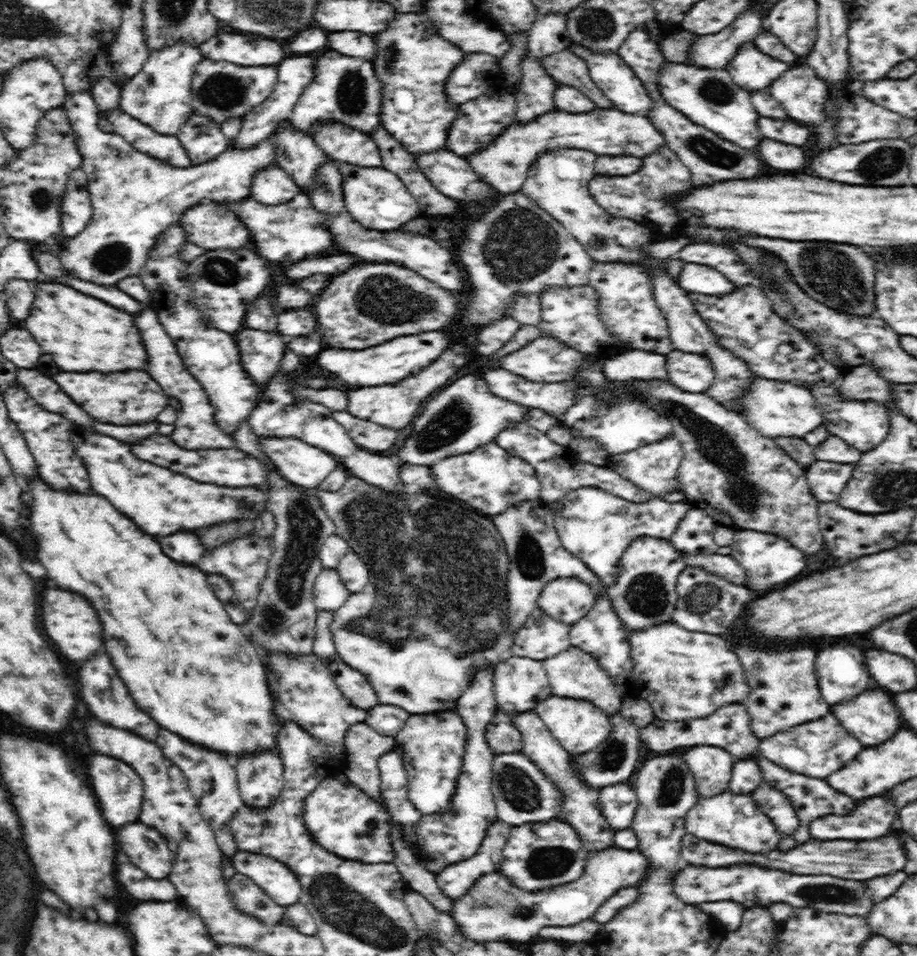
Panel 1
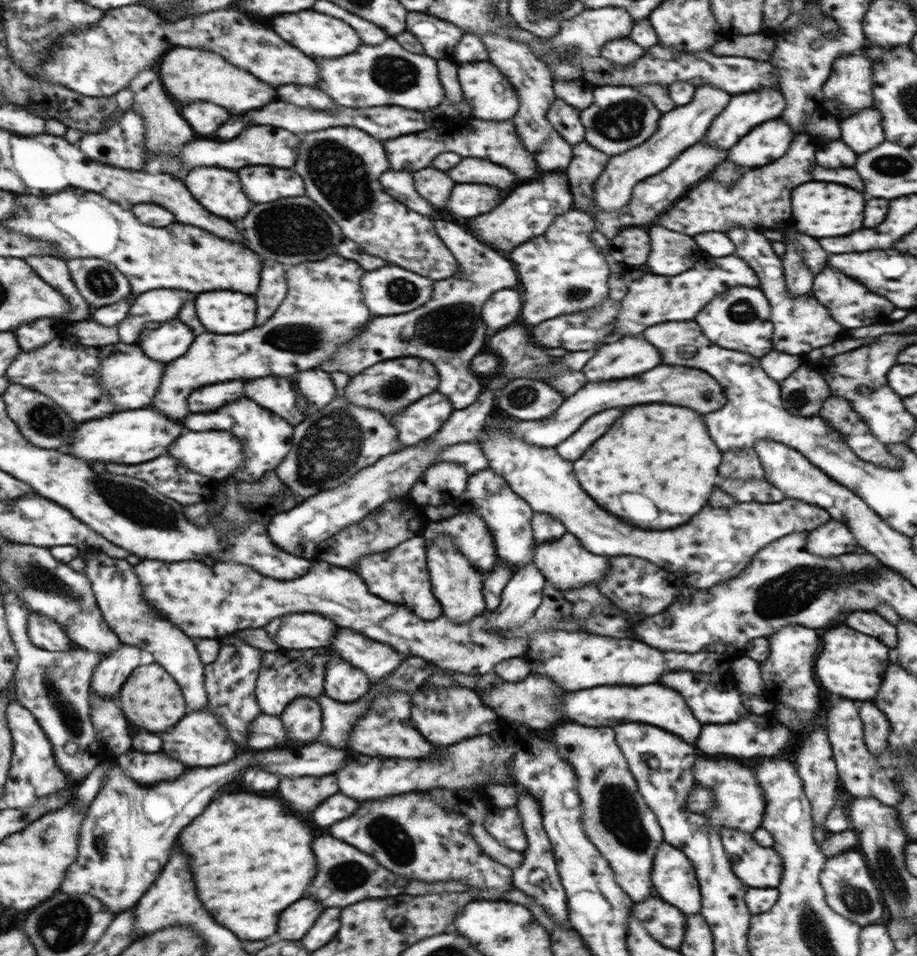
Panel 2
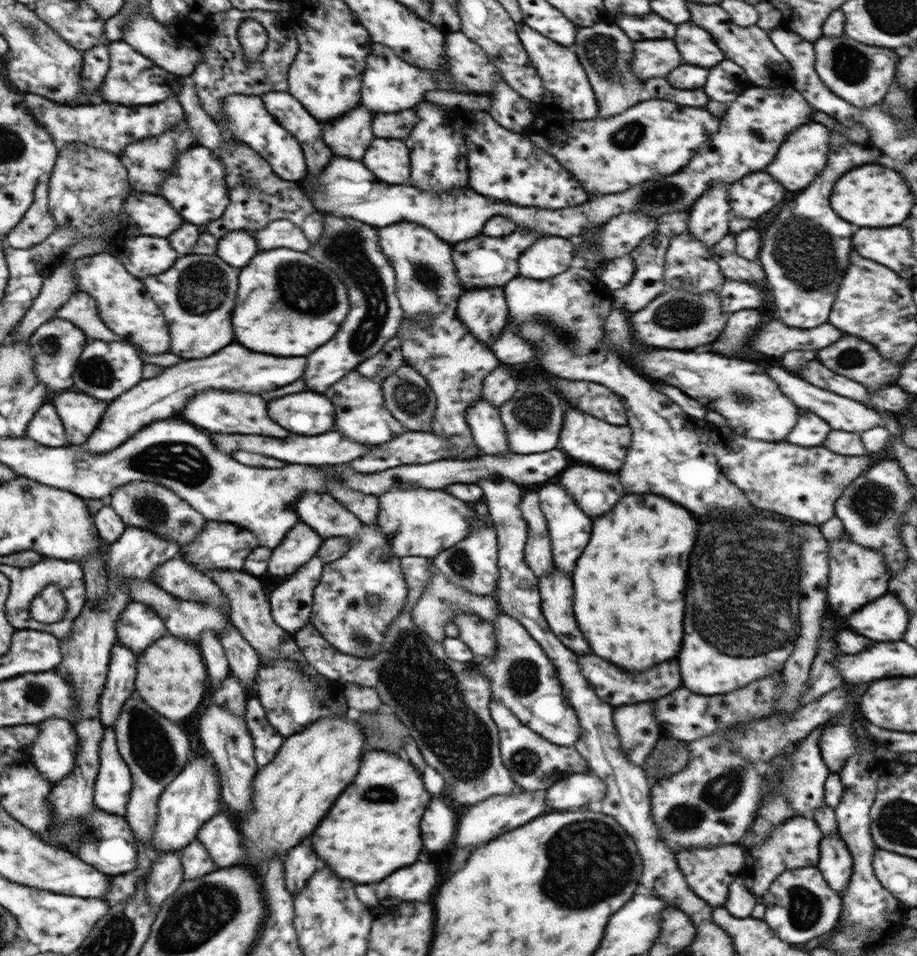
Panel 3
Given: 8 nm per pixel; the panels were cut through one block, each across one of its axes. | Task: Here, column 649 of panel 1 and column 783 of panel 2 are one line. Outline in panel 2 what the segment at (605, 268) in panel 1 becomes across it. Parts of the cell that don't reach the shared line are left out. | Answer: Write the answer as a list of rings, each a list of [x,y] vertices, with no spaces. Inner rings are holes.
[[[732,226],[726,234],[734,242],[734,248],[736,248],[734,255],[742,258],[750,268],[754,268],[754,272],[761,282],[759,287],[771,305],[774,350],[794,354],[796,357],[796,354],[834,344],[836,340],[832,336],[840,334],[844,328],[840,324],[836,324],[836,320],[830,316],[828,308],[823,306],[814,296],[789,294],[786,281],[784,281],[782,260],[772,252],[770,240],[766,240],[766,237],[756,229],[748,230],[748,228],[742,228],[742,226]]]

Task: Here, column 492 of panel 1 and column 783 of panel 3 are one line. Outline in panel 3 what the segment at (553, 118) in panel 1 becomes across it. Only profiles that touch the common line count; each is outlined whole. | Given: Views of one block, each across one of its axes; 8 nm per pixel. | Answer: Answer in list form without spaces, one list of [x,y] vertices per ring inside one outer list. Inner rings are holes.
[[[816,121],[799,126],[786,137],[786,140],[780,145],[774,160],[770,162],[765,171],[781,184],[789,195],[794,194],[794,190],[806,188],[826,166],[830,135],[831,131],[828,127]]]

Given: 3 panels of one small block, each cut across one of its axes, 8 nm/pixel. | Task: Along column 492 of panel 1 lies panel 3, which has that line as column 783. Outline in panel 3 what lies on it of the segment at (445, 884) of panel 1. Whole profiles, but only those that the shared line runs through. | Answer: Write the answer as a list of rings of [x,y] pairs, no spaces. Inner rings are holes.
[[[796,817],[775,826],[766,844],[750,848],[745,854],[746,860],[740,872],[745,887],[751,893],[762,896],[769,892],[769,886],[781,872],[800,867],[816,867],[819,862],[820,840],[823,837],[822,830],[814,819]]]

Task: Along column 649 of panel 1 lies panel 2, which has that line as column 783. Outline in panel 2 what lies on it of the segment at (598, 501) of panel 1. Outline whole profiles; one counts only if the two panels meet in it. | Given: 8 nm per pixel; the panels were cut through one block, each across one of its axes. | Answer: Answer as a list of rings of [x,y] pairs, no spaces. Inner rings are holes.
[[[489,426],[485,428],[487,438],[479,445],[483,450],[484,456],[488,459],[488,466],[510,485],[510,488],[520,495],[530,506],[534,513],[546,513],[560,519],[566,527],[568,533],[578,537],[582,546],[592,554],[602,557],[617,557],[622,555],[642,556],[660,568],[670,570],[674,576],[688,576],[680,581],[687,582],[690,587],[697,587],[700,590],[708,590],[712,586],[728,582],[730,578],[736,578],[752,562],[752,558],[768,546],[771,542],[777,541],[782,536],[795,532],[814,530],[817,526],[822,526],[824,522],[830,520],[829,512],[822,507],[811,505],[810,503],[799,501],[793,498],[784,498],[782,502],[762,504],[761,502],[734,502],[732,506],[713,507],[706,506],[700,514],[696,514],[690,524],[680,526],[676,530],[640,530],[634,526],[624,526],[622,520],[618,520],[612,514],[606,514],[602,506],[586,490],[580,486],[575,477],[573,462],[567,461],[560,456],[555,447],[537,447],[530,445],[526,441],[515,438],[509,430],[503,430],[501,426]]]

